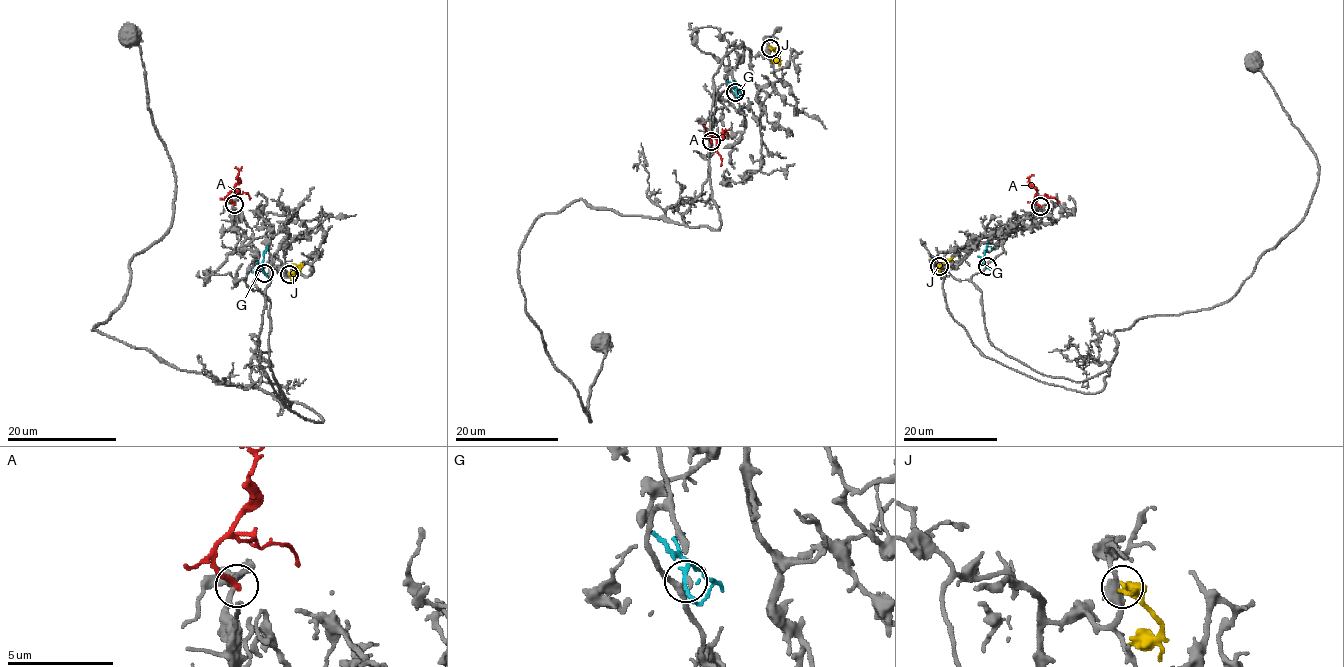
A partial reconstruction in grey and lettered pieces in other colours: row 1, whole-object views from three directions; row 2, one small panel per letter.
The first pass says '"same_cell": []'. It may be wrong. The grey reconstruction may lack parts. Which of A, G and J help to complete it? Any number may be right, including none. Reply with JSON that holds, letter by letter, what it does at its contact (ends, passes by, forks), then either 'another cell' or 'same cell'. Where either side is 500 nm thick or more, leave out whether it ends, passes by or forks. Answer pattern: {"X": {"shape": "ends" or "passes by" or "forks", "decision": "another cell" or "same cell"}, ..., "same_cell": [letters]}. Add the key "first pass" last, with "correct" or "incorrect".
{"A": {"shape": "ends", "decision": "another cell"}, "G": {"shape": "passes by", "decision": "another cell"}, "J": {"decision": "same cell"}, "same_cell": ["J"], "first pass": "incorrect"}

